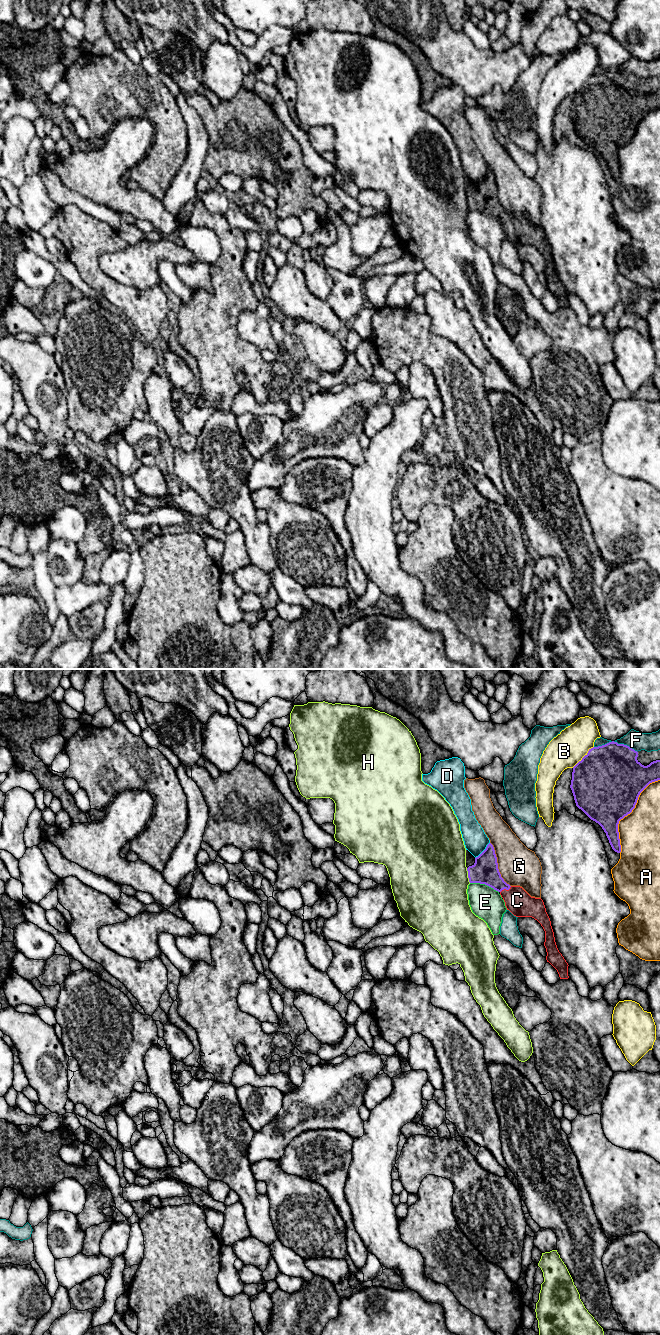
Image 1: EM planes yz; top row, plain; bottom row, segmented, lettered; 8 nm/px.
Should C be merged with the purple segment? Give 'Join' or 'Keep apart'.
Join

